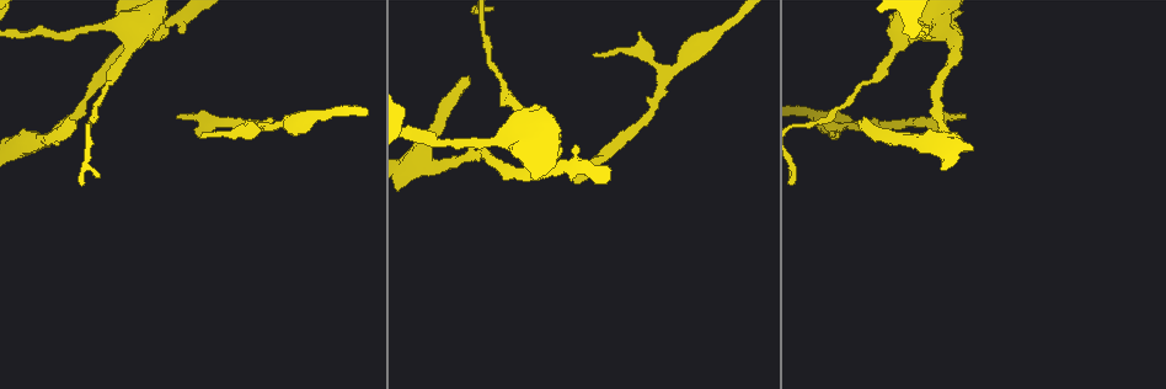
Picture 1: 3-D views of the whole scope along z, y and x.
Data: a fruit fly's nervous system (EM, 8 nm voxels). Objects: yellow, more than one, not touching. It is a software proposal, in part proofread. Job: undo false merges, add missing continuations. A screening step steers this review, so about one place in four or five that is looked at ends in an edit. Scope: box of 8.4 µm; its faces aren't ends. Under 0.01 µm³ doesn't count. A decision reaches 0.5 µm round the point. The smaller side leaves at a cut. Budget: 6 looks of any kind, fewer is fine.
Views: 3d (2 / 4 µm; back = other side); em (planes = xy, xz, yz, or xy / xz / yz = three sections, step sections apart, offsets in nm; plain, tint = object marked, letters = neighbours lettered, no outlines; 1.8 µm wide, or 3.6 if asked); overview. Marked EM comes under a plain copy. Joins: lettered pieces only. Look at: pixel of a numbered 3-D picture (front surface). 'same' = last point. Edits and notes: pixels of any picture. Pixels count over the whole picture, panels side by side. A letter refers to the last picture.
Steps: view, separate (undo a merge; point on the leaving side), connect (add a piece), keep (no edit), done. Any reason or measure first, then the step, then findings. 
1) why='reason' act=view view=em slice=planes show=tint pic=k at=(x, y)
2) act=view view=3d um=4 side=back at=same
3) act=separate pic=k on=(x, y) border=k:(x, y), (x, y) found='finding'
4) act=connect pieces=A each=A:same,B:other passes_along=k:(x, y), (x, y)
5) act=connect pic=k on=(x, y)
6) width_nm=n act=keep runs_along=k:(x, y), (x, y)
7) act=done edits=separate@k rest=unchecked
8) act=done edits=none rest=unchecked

why='branch stops here' act=view view=3d um=4 side=back pic=1 at=(961, 118)

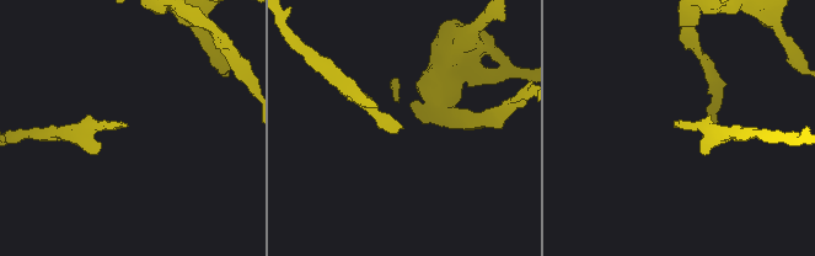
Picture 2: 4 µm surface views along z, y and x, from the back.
act=view view=em slice=xz step=16 show=tint pic=2 at=(400, 124)

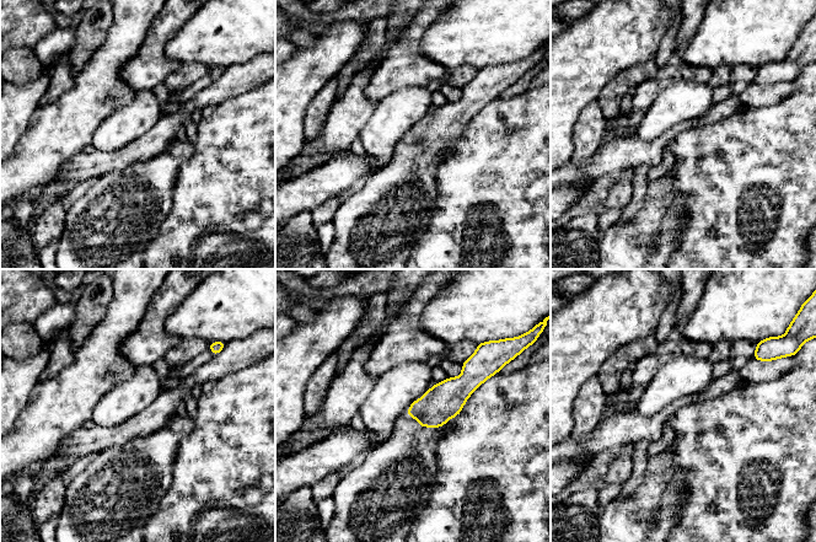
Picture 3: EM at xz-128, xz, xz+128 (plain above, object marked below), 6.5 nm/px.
act=view view=em slice=xz step=16 show=letters at=same

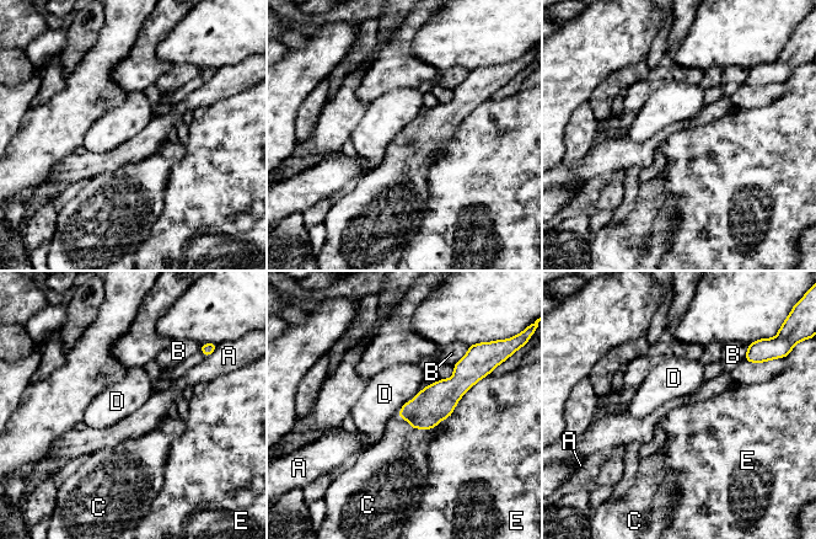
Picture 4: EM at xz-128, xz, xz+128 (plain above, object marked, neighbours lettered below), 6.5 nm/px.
longest_contact=E:380nm act=connect pieces=C each=A:other,B:other,C:same,D:other,E:other found='it goes on there'

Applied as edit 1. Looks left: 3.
act=view view=overview

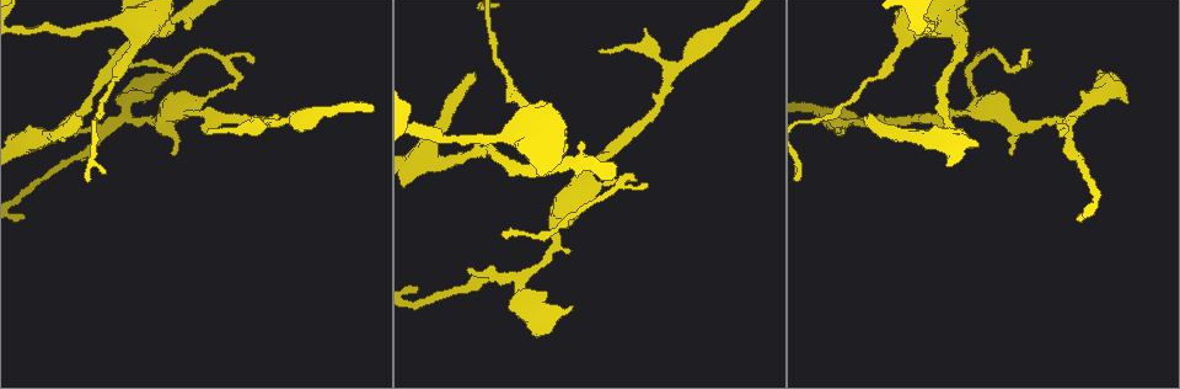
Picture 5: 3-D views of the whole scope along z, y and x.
why='calibre changes' act=view view=em um=3.6 slice=yz step=4 show=letters pic=5 at=(33, 137)

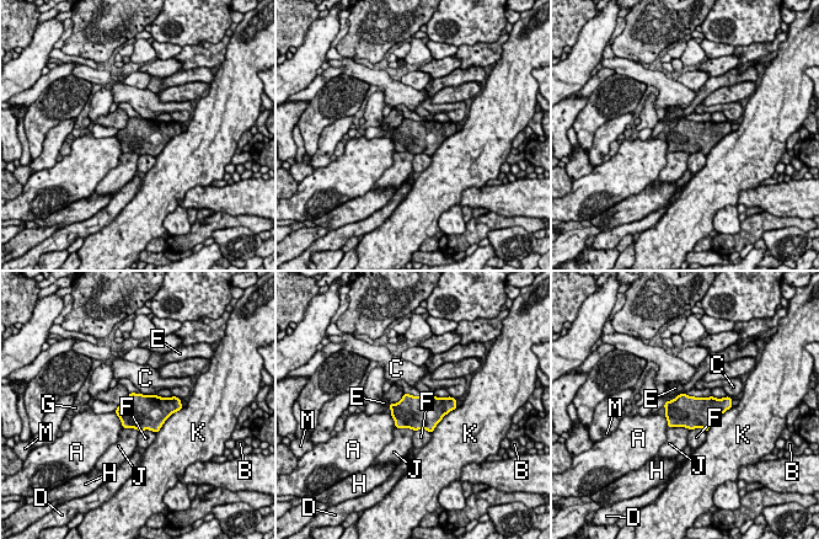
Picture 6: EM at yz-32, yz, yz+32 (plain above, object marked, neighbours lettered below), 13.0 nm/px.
width_nm=420 act=keep each=A:other,B:other,C:other,D:other,E:other,F:other,G:other,H:other,J:other,K:other,M:other border=6:(668, 426), (684, 426), (689, 430) found='continuous, no second neuron'

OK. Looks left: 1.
act=done edits=connect@4 rest=unchecked

